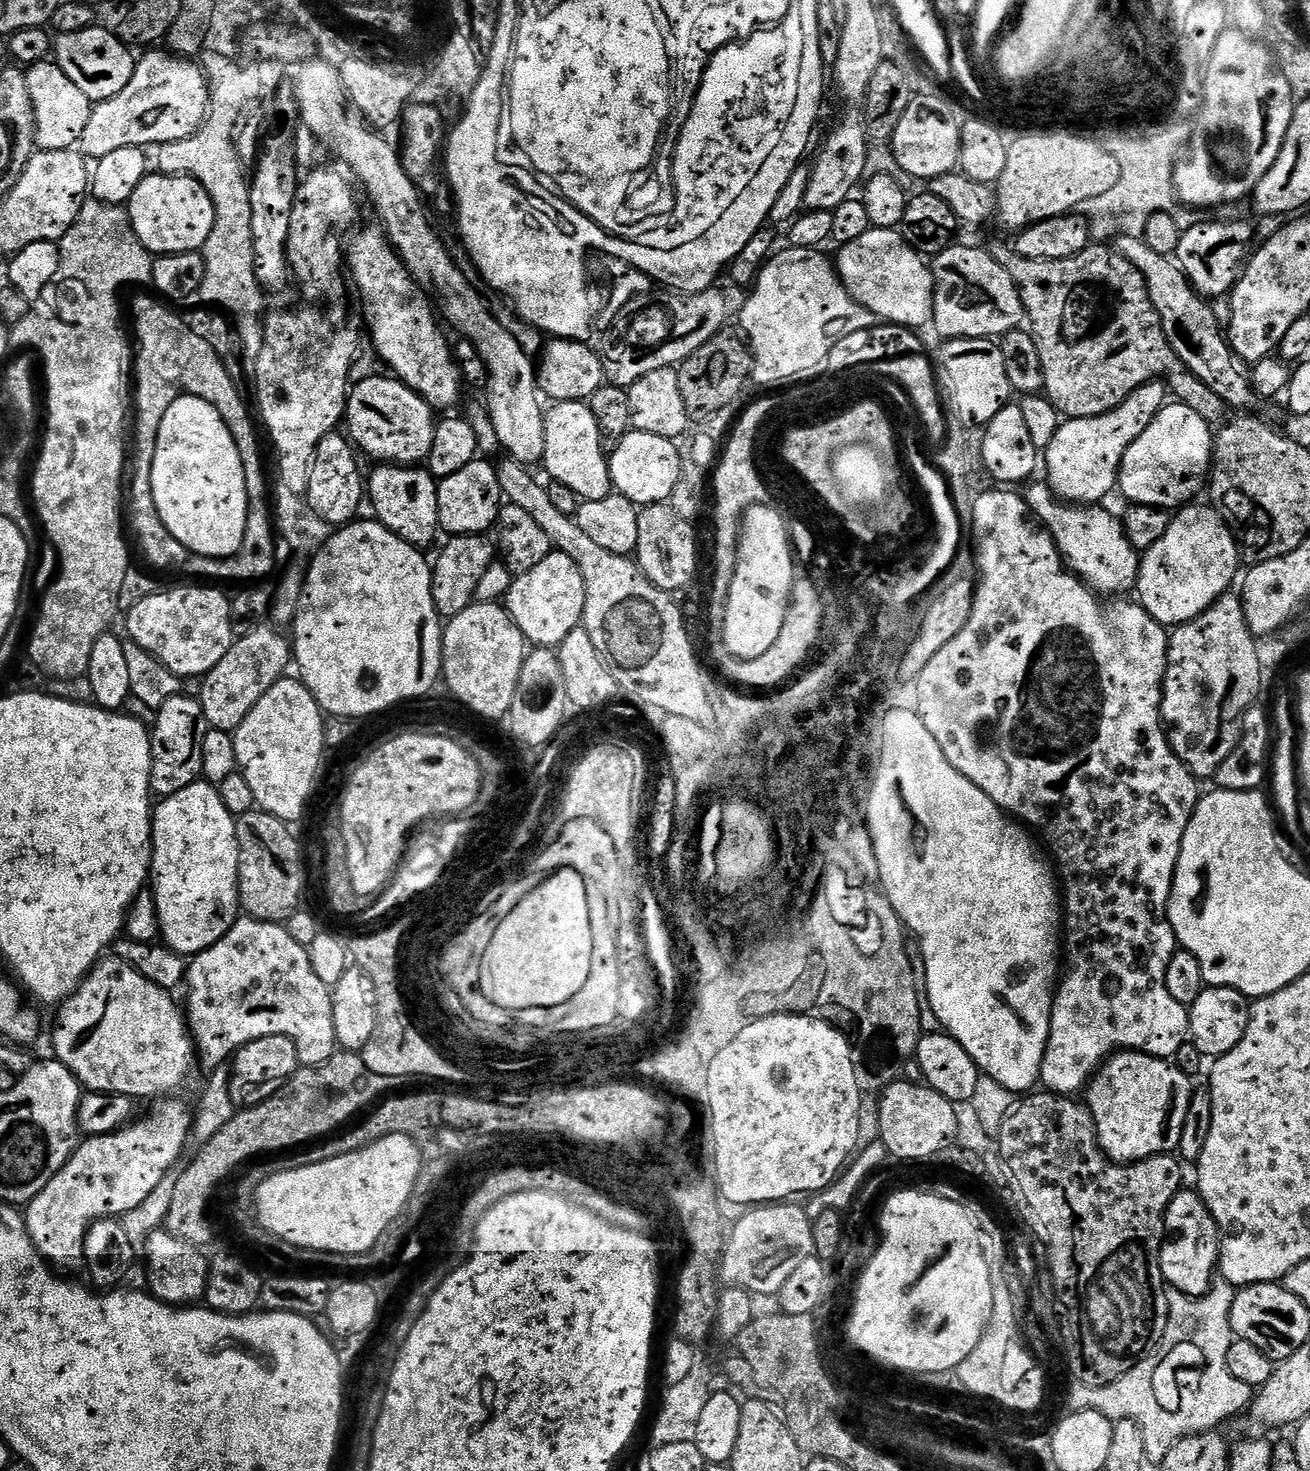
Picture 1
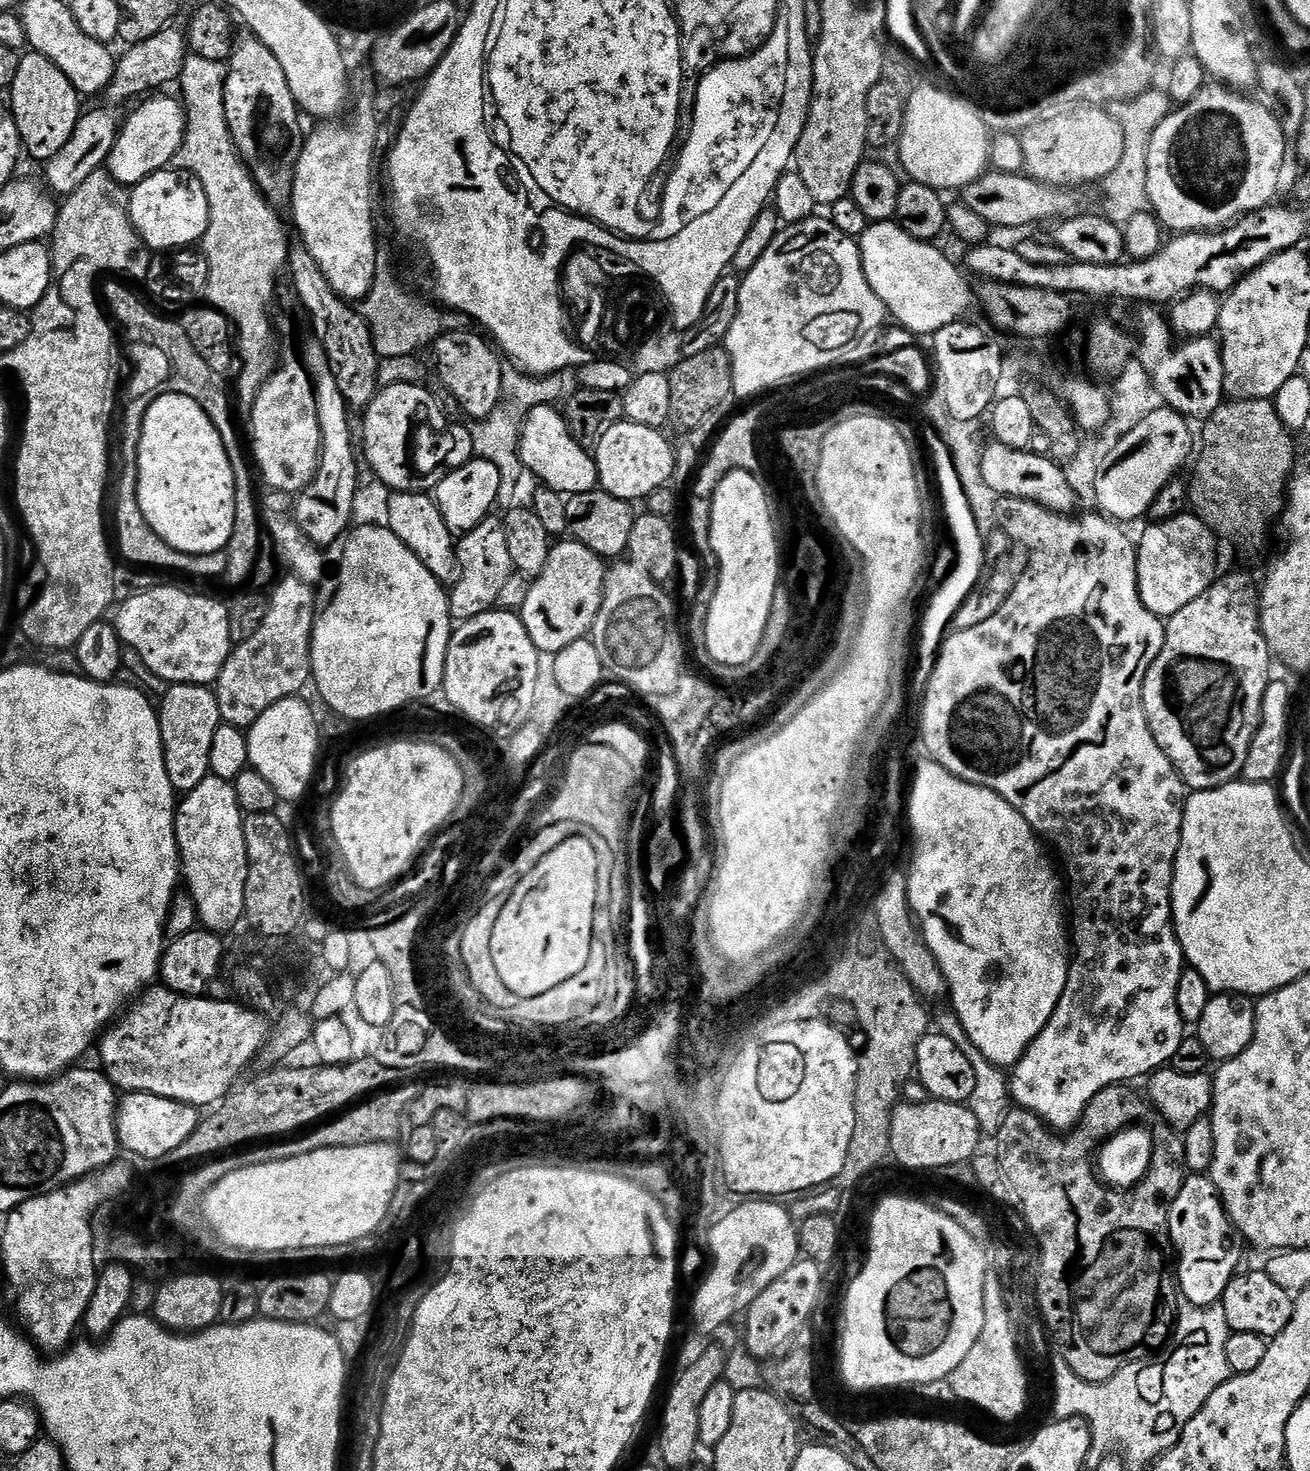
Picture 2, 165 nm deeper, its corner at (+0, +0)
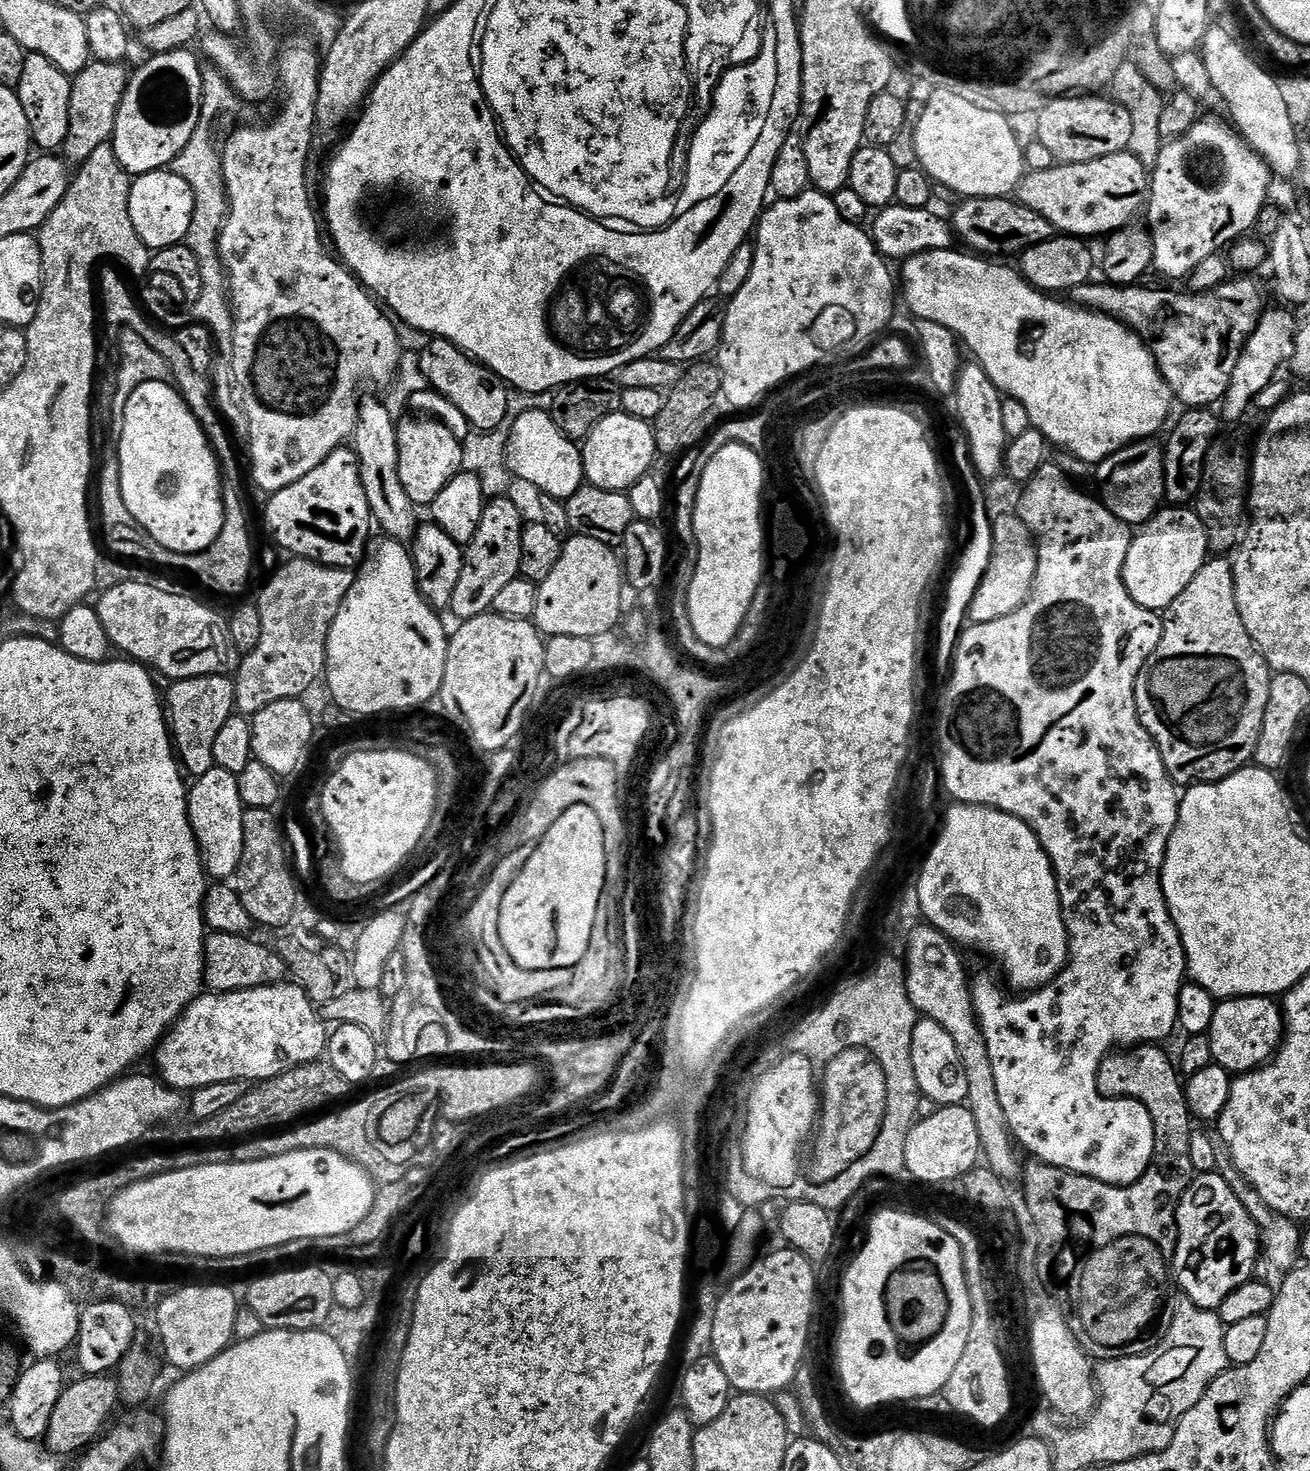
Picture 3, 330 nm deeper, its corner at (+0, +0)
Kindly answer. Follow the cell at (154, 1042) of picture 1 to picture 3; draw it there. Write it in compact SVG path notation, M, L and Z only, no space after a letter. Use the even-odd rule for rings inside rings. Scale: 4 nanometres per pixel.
M281 982L237 992L209 992L196 997L176 1023L168 1029L164 1039L156 1045L156 1068L159 1079L169 1088L195 1090L214 1086L218 1082L246 1080L259 1082L280 1076L292 1068L317 1063L325 1055L329 1025L310 997L295 982Z

